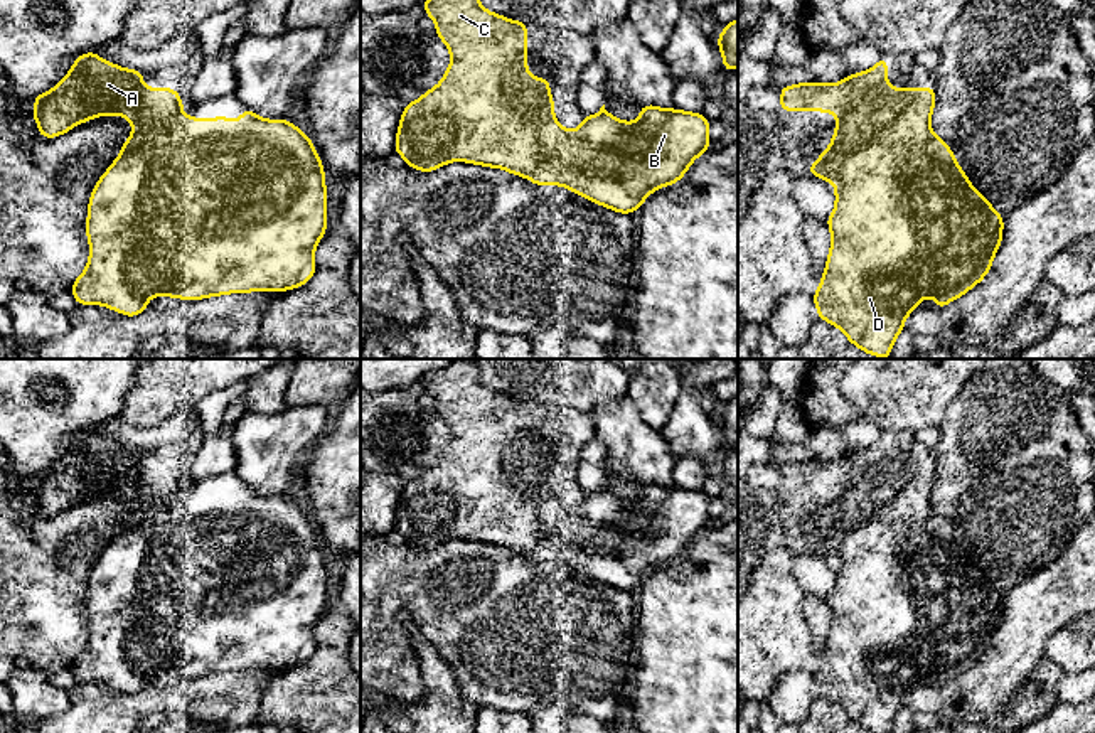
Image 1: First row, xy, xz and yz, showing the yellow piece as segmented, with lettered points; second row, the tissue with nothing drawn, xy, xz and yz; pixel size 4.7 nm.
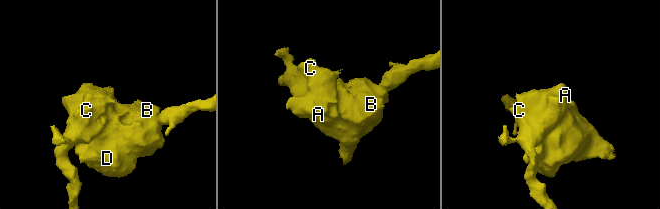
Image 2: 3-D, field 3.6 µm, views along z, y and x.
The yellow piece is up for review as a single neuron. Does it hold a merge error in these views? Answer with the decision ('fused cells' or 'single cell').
fused cells

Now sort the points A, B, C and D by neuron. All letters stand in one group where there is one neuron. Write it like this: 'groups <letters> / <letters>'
groups A C / B D

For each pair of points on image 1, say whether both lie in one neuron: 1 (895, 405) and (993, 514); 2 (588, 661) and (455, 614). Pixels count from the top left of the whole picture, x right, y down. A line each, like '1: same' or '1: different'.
1: different
2: same

